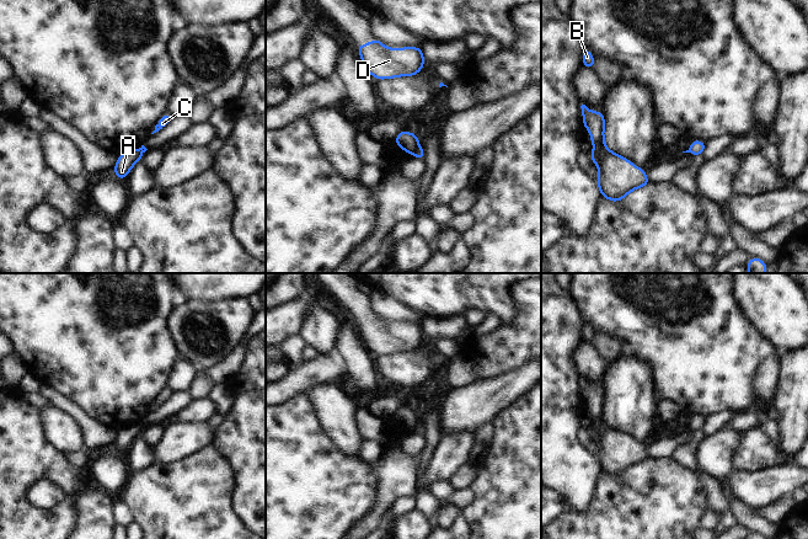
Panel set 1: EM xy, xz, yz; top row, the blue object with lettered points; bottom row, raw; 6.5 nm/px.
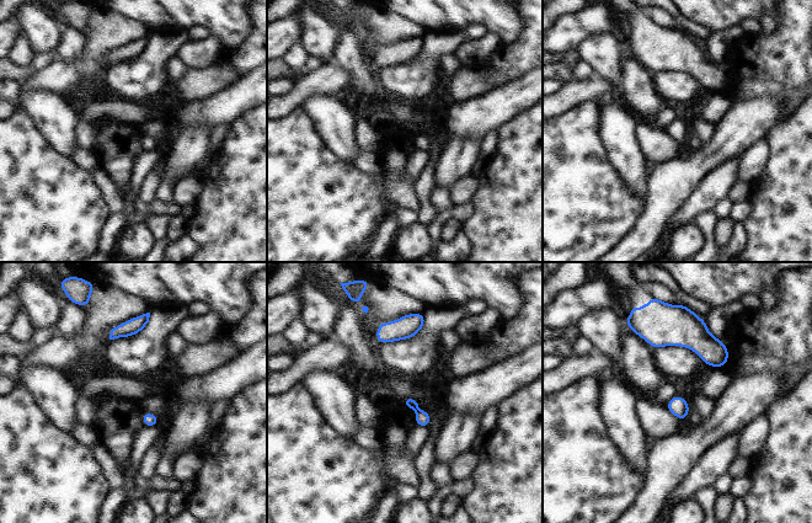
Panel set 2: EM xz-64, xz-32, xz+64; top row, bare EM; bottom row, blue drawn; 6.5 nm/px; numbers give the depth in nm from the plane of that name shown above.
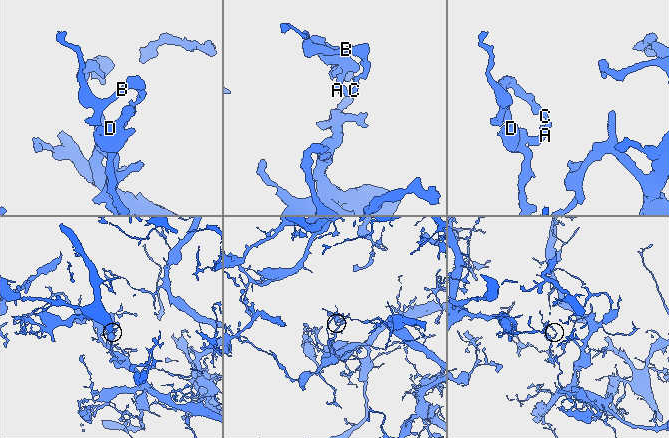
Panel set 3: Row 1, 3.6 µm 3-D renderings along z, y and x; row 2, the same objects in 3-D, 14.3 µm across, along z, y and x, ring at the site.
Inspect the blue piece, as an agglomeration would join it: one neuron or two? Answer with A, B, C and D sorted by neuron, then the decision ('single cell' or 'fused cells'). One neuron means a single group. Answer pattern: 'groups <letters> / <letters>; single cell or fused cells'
groups A D / B C; fused cells

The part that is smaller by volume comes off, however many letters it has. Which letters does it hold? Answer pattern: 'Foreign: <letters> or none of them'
Foreign: B, C

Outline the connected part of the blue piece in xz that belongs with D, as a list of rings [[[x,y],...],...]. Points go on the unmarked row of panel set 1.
[[[376,313],[357,321],[369,351],[379,357],[398,352],[413,352],[423,345],[423,325],[417,322],[387,324]]]

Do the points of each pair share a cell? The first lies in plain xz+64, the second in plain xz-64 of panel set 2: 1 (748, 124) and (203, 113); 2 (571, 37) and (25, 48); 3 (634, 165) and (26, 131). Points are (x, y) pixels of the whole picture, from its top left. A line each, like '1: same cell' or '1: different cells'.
1: same cell
2: different cells
3: different cells

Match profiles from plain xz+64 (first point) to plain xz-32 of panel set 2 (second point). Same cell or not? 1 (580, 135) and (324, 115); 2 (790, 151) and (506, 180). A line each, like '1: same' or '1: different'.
1: different
2: same

